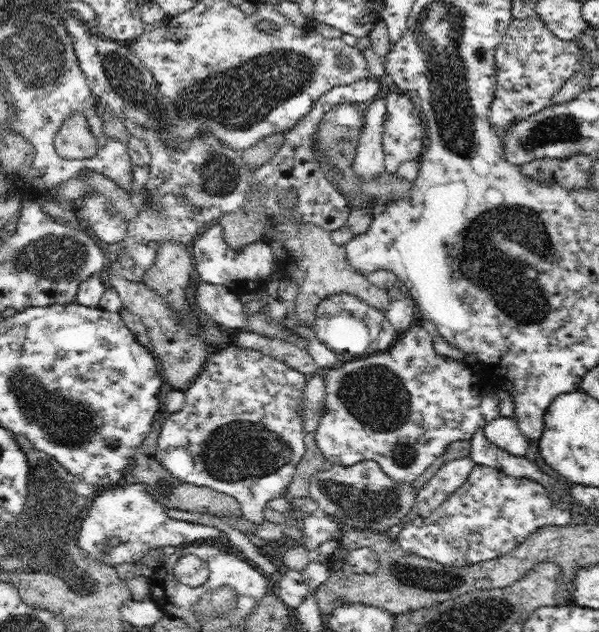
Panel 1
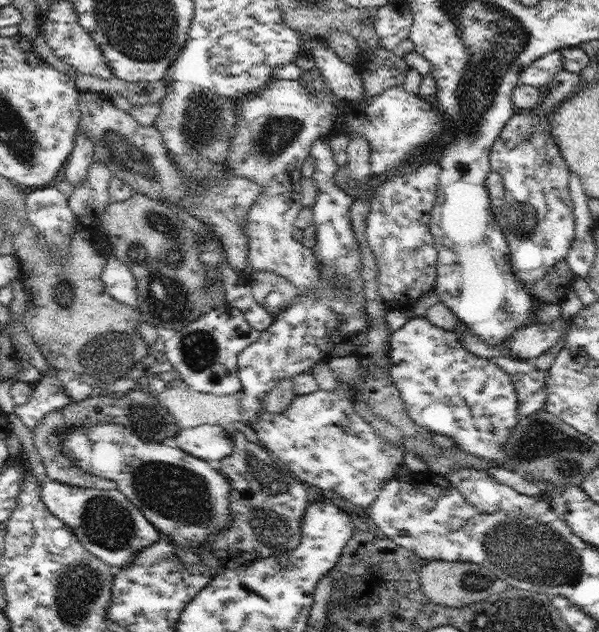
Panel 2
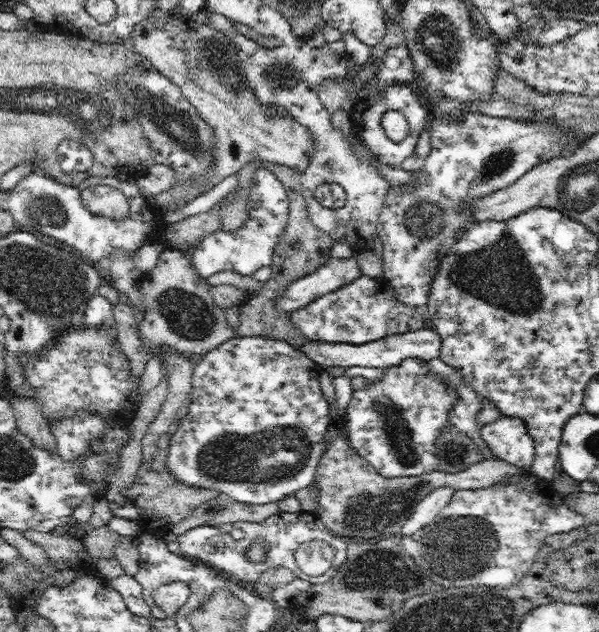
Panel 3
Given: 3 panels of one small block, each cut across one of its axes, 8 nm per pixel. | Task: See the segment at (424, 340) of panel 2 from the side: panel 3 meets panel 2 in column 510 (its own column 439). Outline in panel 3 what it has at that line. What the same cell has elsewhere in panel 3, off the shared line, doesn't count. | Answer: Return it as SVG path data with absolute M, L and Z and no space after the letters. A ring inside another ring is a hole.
M404 358L398 365L387 368L382 379L370 380L366 388L353 390L343 417L343 426L348 433L348 445L356 449L362 458L386 478L420 476L439 470L435 440L440 436L446 423L450 423L450 411L457 399L457 390L451 384L446 386L441 376L432 373L428 362L419 358Z

